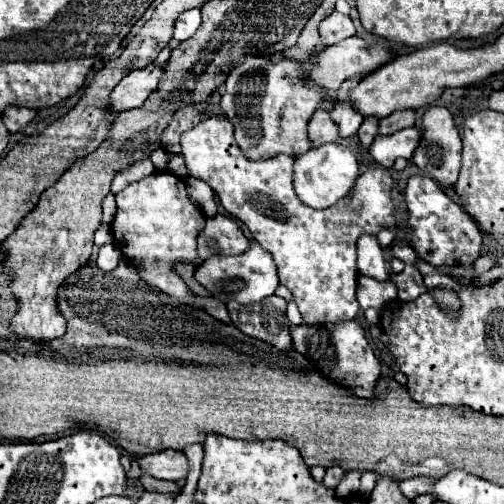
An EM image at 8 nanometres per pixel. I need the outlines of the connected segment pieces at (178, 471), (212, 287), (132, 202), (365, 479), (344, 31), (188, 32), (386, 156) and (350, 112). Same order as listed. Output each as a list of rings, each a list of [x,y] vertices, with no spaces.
[[[173,449],[137,457],[137,463],[143,473],[165,481],[179,481],[185,479],[189,473],[187,457],[181,451],[173,451]]]
[[[255,241],[251,245],[251,251],[243,253],[243,255],[235,255],[235,257],[211,255],[195,269],[195,279],[209,291],[211,297],[215,297],[223,303],[231,301],[231,299],[237,303],[255,303],[255,301],[261,301],[261,299],[273,295],[275,289],[279,287],[273,257]]]
[[[157,171],[157,173],[151,173],[149,177],[143,177],[139,181],[133,181],[129,183],[121,193],[115,195],[117,197],[117,215],[111,223],[111,233],[113,237],[117,239],[117,245],[119,249],[123,251],[123,255],[137,267],[139,275],[155,285],[157,289],[161,289],[163,293],[183,301],[183,303],[189,303],[193,307],[197,307],[193,303],[195,295],[187,289],[187,285],[181,281],[181,277],[173,271],[173,265],[181,259],[187,259],[187,261],[197,261],[197,235],[203,231],[205,227],[205,215],[201,213],[201,209],[189,199],[187,195],[187,189],[185,189],[185,181],[179,179],[177,175],[169,173],[169,171]]]
[[[365,471],[365,473],[361,475],[361,487],[359,487],[359,491],[365,493],[365,495],[369,495],[369,493],[373,491],[375,483],[377,483],[377,475],[371,473],[371,471]]]
[[[333,11],[329,17],[325,17],[319,25],[319,35],[321,41],[325,45],[333,45],[343,41],[345,37],[353,37],[355,35],[355,25],[347,15],[341,15],[337,11]]]
[[[189,9],[189,11],[185,11],[183,15],[179,15],[179,19],[177,19],[177,23],[175,23],[175,33],[173,33],[173,39],[175,41],[185,41],[185,39],[189,39],[195,31],[197,31],[197,27],[201,25],[201,11],[199,9]]]
[[[415,127],[401,129],[389,137],[377,135],[371,145],[371,155],[381,167],[391,169],[398,157],[411,159],[417,145],[419,145],[419,131]]]
[[[341,103],[341,105],[333,107],[331,119],[337,123],[341,139],[347,139],[347,137],[355,135],[357,129],[359,129],[359,125],[363,123],[363,115],[357,113],[349,103]]]

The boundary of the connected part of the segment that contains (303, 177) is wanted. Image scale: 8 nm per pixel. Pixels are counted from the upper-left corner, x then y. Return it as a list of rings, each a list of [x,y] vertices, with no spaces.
[[[325,143],[323,147],[309,149],[305,155],[299,155],[293,163],[293,187],[301,203],[313,209],[333,207],[339,199],[349,195],[351,185],[359,175],[359,163],[355,155],[339,143]]]

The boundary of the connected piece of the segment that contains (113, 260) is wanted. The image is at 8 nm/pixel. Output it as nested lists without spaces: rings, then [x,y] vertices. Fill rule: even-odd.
[[[107,241],[101,249],[99,249],[99,267],[103,271],[109,271],[109,269],[115,269],[119,265],[119,259],[121,259],[121,251],[115,247],[113,241]]]

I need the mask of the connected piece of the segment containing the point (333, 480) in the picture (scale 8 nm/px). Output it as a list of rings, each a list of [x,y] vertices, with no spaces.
[[[333,465],[333,467],[329,467],[329,469],[327,469],[323,483],[325,483],[327,487],[337,487],[343,475],[345,475],[345,471],[343,471],[339,465]]]

